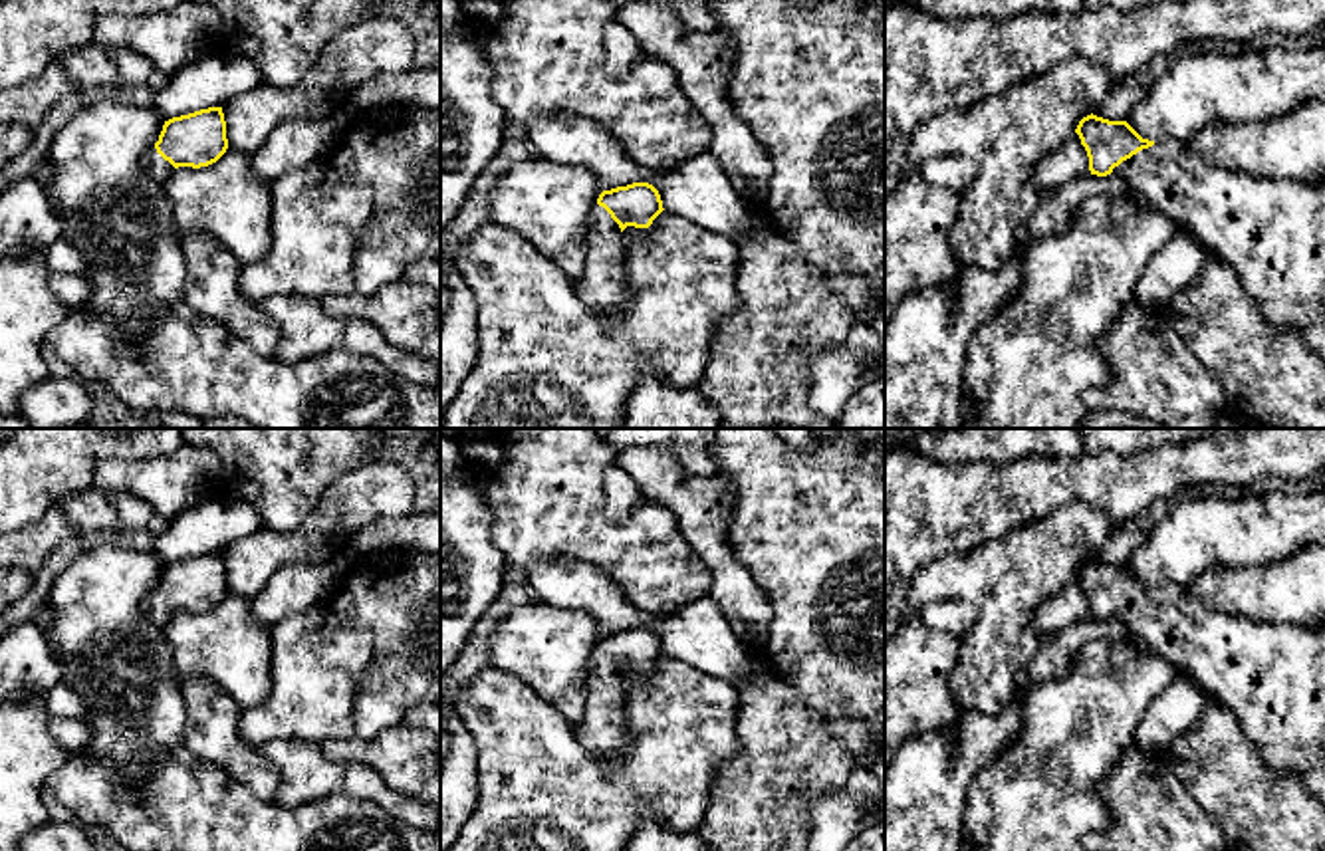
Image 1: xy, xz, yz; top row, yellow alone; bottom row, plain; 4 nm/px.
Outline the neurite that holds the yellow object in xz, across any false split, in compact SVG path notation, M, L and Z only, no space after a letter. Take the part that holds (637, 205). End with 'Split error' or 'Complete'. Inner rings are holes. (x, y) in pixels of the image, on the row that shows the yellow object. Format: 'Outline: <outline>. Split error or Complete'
Outline: M633 182L599 194L587 226L585 270L573 280L583 304L603 315L629 309L623 230L649 228L662 210L661 194L649 182Z. Split error

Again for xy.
Outline: M208 107L165 121L159 141L145 155L145 171L161 184L179 167L208 167L228 149L222 107Z. Split error

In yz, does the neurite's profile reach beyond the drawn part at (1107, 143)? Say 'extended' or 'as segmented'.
extended

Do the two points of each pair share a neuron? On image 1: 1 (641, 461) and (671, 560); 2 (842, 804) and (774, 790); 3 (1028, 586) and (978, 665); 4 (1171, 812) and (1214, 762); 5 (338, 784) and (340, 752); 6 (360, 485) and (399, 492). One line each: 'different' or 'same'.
1: different
2: different
3: same
4: different
5: different
6: same

